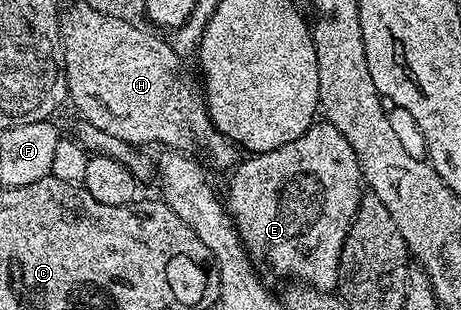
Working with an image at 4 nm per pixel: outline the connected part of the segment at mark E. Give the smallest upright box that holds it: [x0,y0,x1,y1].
[228,122,364,293]

